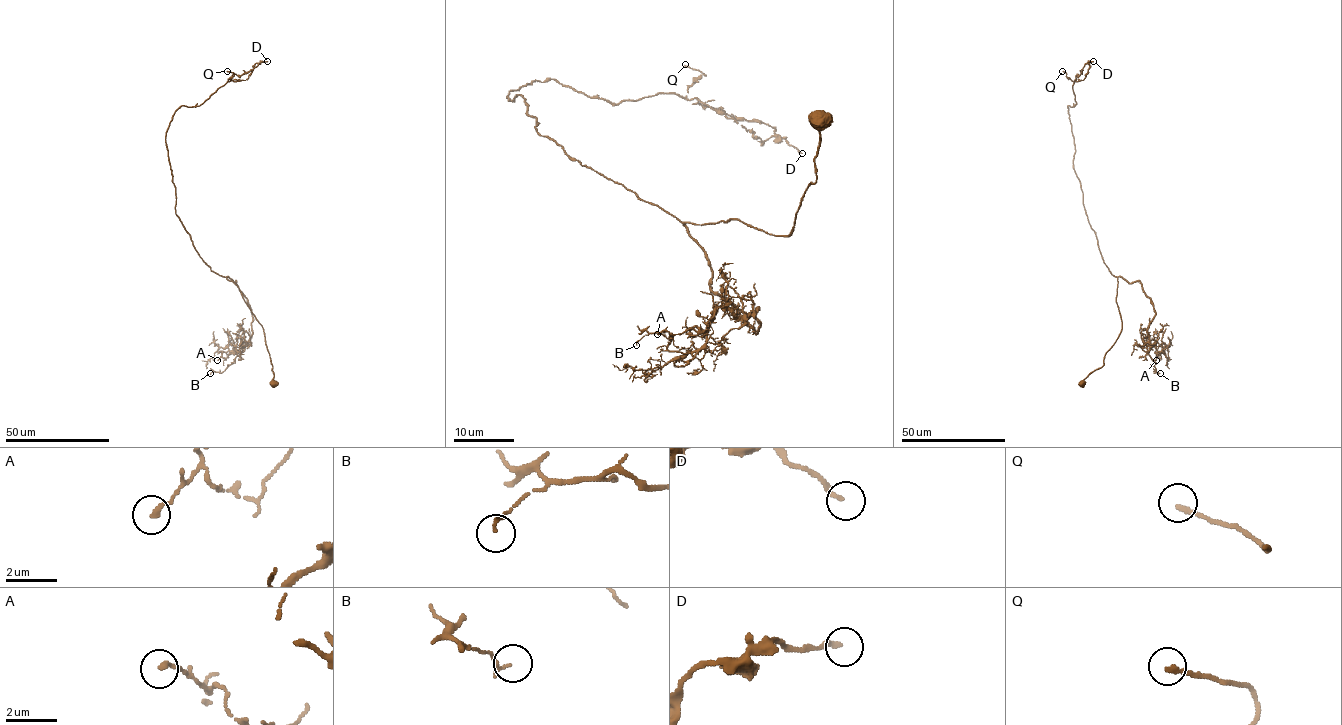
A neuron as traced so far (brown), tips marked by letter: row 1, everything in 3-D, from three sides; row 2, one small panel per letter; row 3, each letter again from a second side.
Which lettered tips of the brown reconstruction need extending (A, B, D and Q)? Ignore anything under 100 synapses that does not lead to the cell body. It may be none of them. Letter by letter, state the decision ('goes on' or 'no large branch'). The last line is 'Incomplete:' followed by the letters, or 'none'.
A: no large branch
B: no large branch
D: no large branch
Q: no large branch
Incomplete: none

